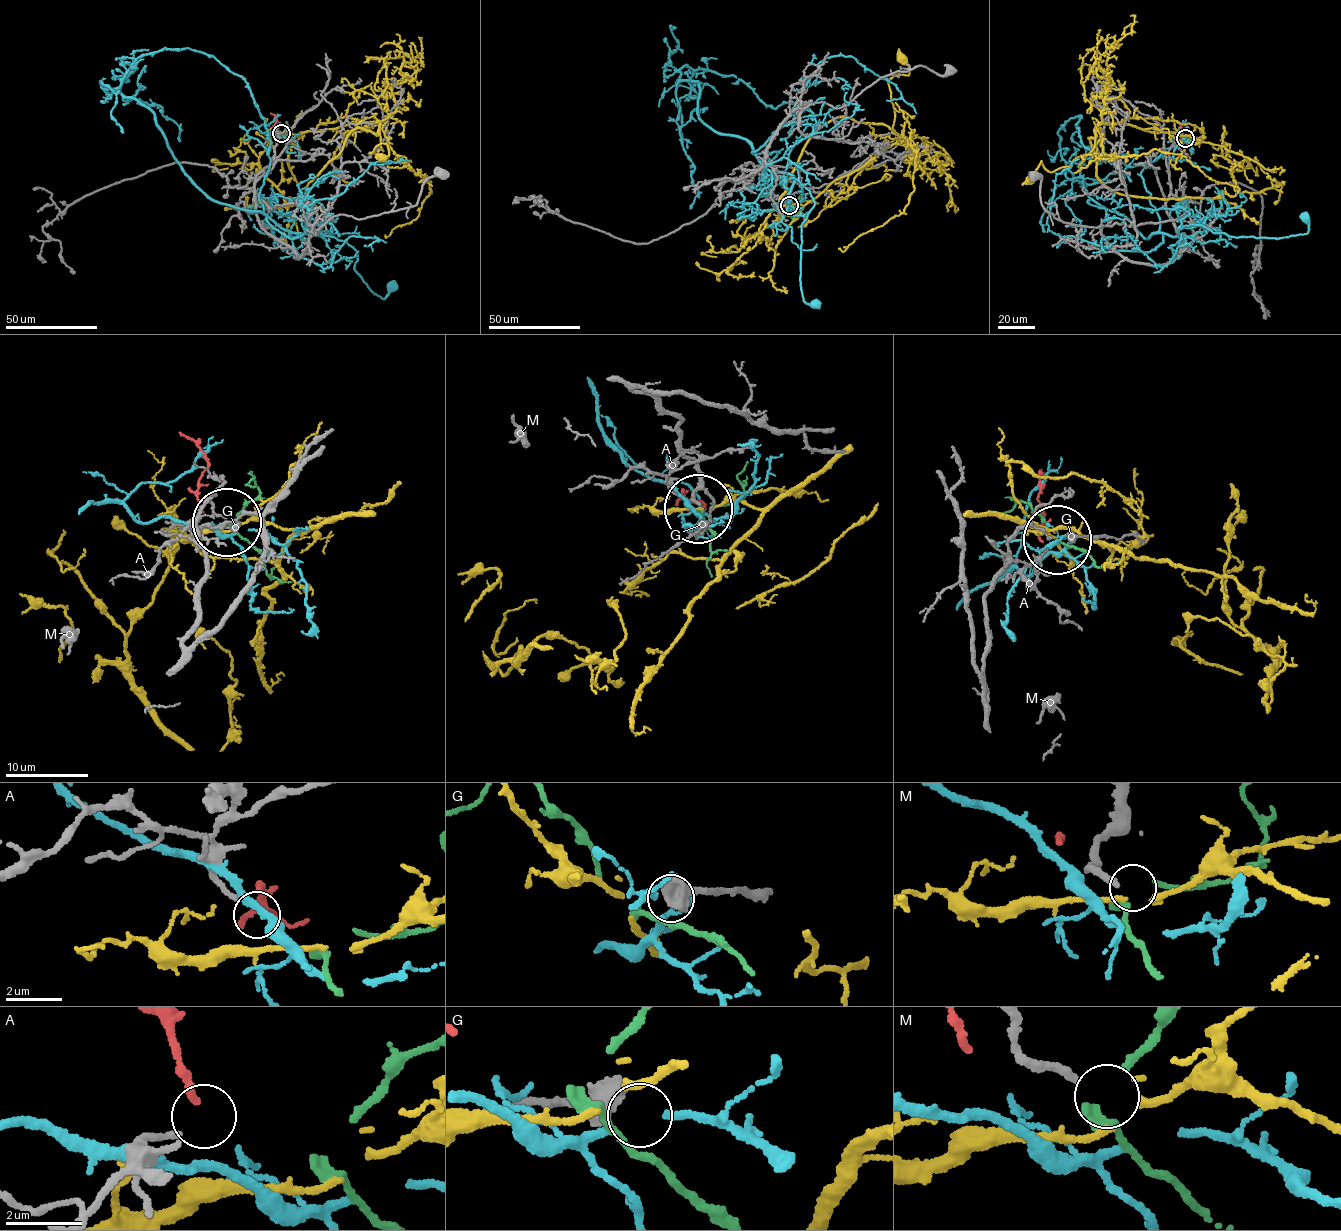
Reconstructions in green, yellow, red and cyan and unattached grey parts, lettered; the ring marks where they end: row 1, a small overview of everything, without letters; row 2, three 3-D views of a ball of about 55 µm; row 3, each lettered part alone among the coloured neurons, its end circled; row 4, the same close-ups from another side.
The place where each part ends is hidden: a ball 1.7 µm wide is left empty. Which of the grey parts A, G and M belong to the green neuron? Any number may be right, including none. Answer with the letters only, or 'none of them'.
M

